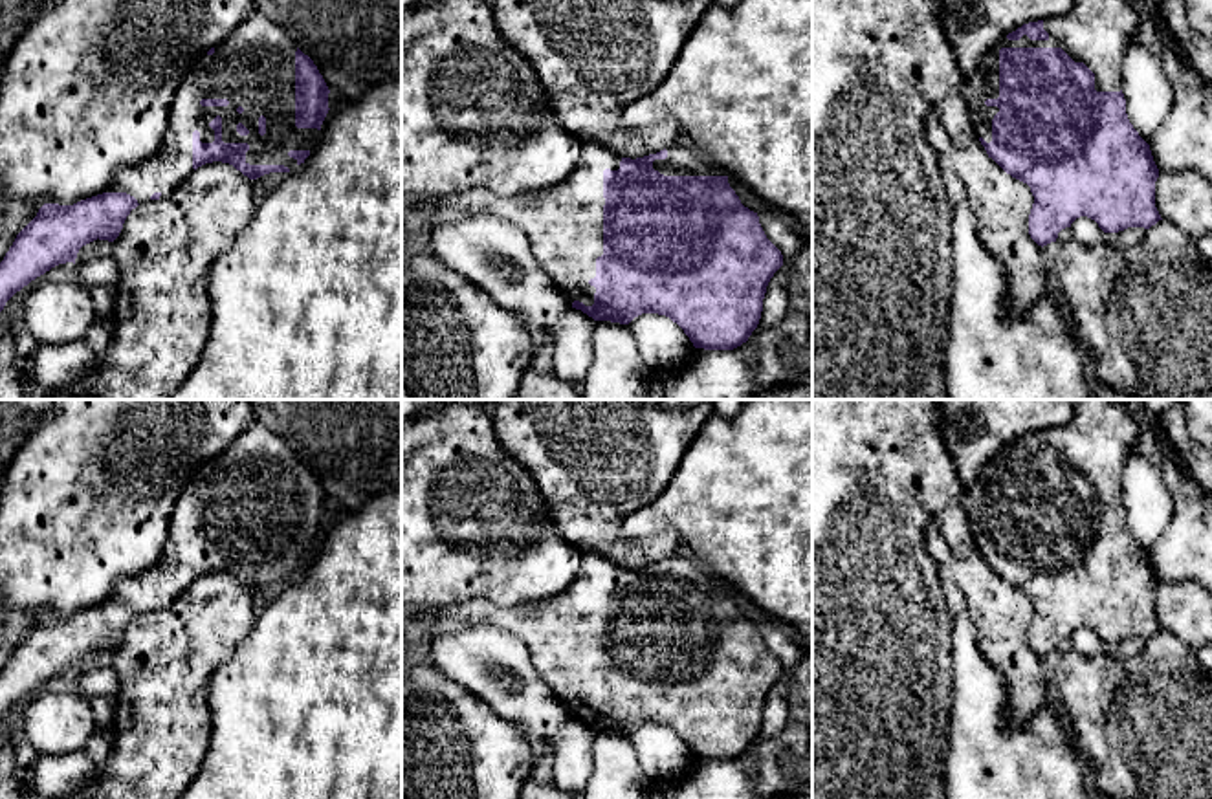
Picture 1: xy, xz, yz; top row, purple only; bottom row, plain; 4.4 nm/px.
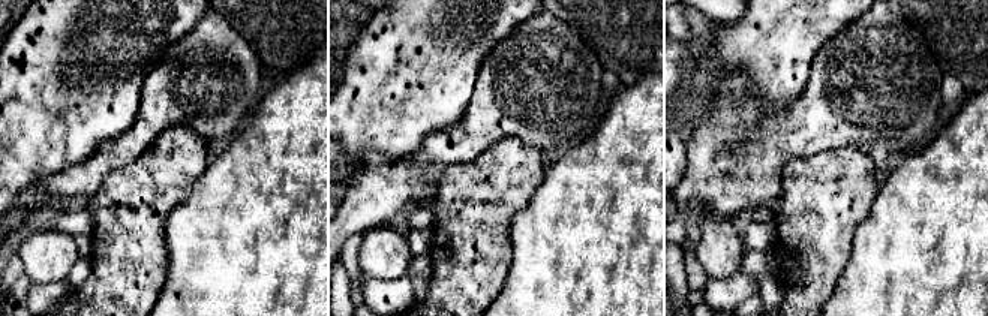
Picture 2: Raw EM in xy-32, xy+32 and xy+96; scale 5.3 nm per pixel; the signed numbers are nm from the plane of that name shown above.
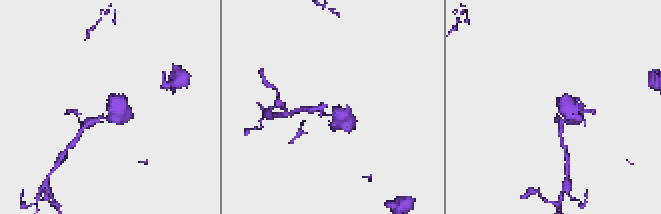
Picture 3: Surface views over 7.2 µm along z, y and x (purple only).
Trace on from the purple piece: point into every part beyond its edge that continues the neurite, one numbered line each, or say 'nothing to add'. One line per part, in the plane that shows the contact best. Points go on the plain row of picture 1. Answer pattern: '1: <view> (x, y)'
1: yz (1097, 440)

